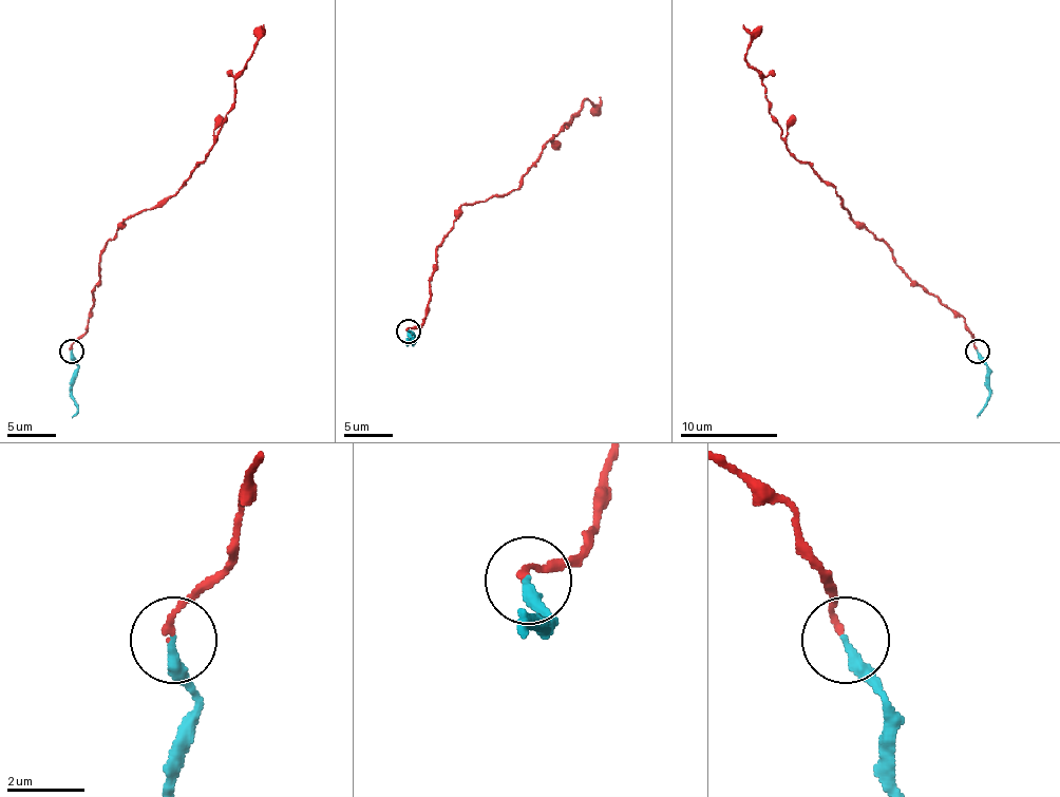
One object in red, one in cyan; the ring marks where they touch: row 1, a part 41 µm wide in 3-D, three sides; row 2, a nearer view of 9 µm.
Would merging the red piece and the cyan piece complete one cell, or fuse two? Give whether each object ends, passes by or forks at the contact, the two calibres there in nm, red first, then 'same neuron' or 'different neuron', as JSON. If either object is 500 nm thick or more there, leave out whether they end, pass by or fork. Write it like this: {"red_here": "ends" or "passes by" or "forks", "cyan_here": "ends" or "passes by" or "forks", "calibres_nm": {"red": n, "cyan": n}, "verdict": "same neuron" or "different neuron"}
{"red_here": "ends", "cyan_here": "ends", "calibres_nm": {"red": 160, "cyan": 280}, "verdict": "different neuron"}

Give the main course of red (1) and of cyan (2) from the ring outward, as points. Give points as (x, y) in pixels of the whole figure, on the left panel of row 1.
1: (72, 349), (90, 318), (101, 249), (128, 219), (162, 206), (213, 148), (234, 101), (234, 77), (264, 24)
2: (72, 352), (77, 366), (72, 400), (77, 410), (72, 417)

